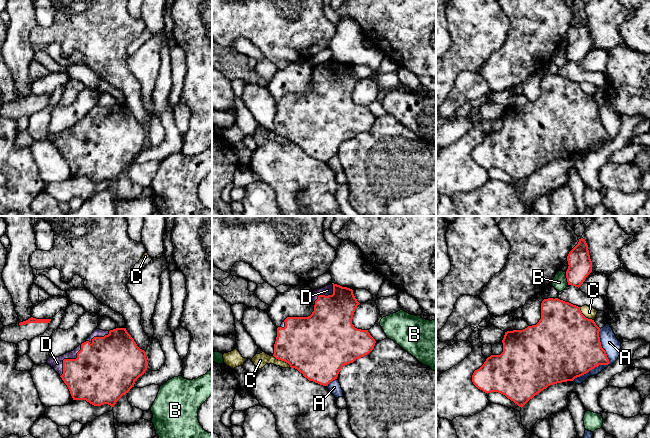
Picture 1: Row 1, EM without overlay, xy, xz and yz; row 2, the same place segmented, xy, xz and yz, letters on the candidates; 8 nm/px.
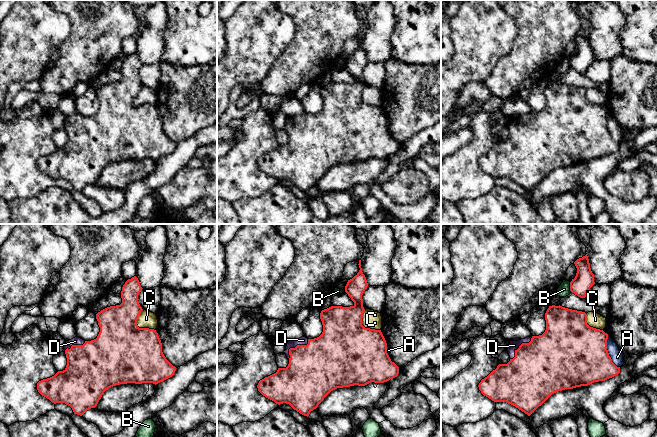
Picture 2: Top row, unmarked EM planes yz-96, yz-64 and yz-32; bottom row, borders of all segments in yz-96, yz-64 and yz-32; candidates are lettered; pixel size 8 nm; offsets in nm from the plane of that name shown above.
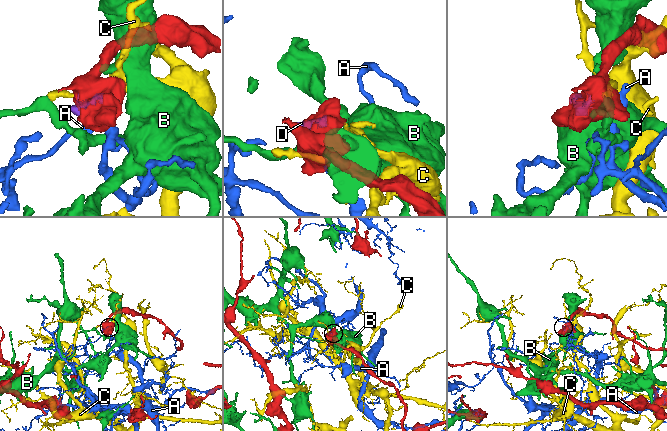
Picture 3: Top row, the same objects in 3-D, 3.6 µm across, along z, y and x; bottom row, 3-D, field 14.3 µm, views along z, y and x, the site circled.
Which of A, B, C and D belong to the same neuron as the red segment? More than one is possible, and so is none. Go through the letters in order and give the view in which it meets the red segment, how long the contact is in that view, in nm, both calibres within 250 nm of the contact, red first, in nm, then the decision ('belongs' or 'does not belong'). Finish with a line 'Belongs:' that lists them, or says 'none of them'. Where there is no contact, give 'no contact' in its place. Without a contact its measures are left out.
A: meets red in yz; contact 480 nm long; 360 nm thick on the red side, 140 nm on the other; does not belong
B: meets red in yz; contact 110 nm long; 190 nm thick on the red side, 120 nm on the other; does not belong
C: meets red in xz; contact 190 nm long; 440 nm thick on the red side, 110 nm on the other; does not belong
D: meets red in xy; contact 300 nm long; 400 nm thick on the red side, 100 nm on the other; belongs
Belongs: D

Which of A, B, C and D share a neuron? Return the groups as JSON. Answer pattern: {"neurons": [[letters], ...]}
{"neurons": [["A"], ["B"], ["C"], ["D"]]}

